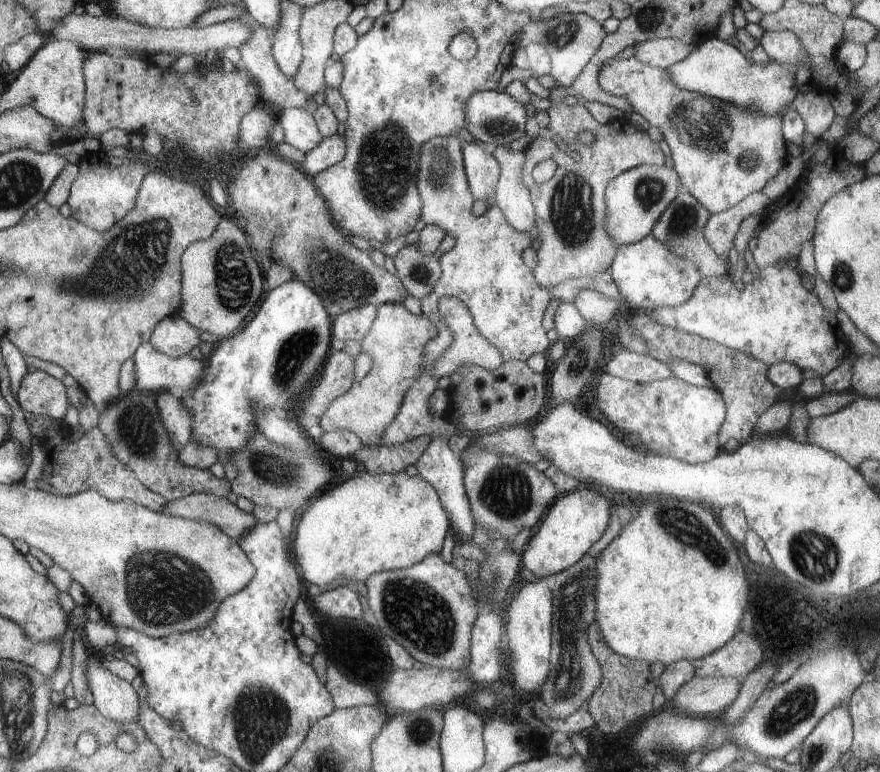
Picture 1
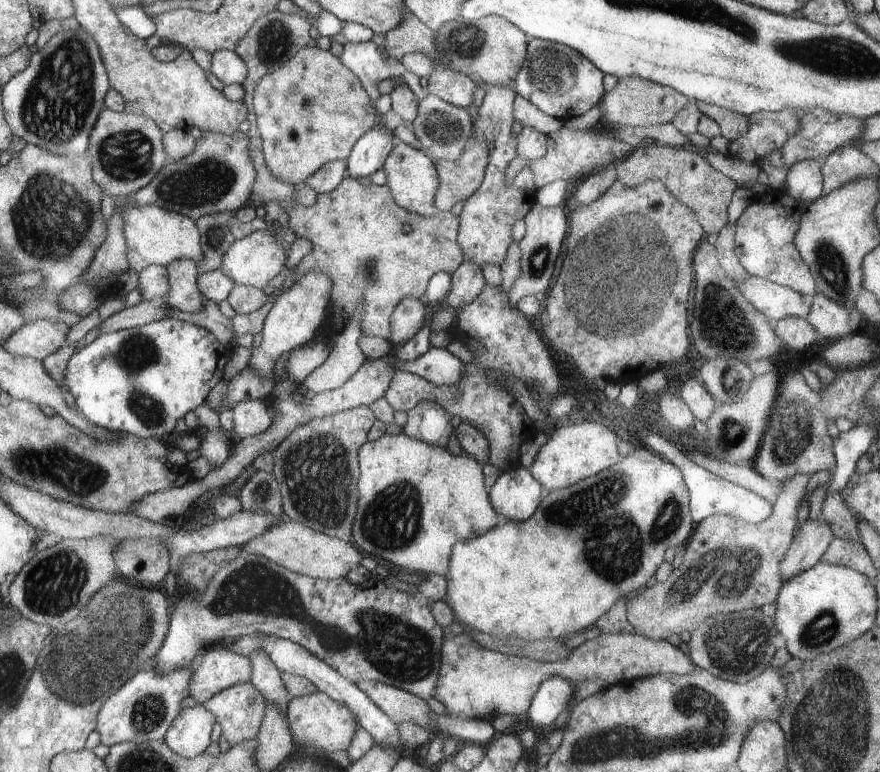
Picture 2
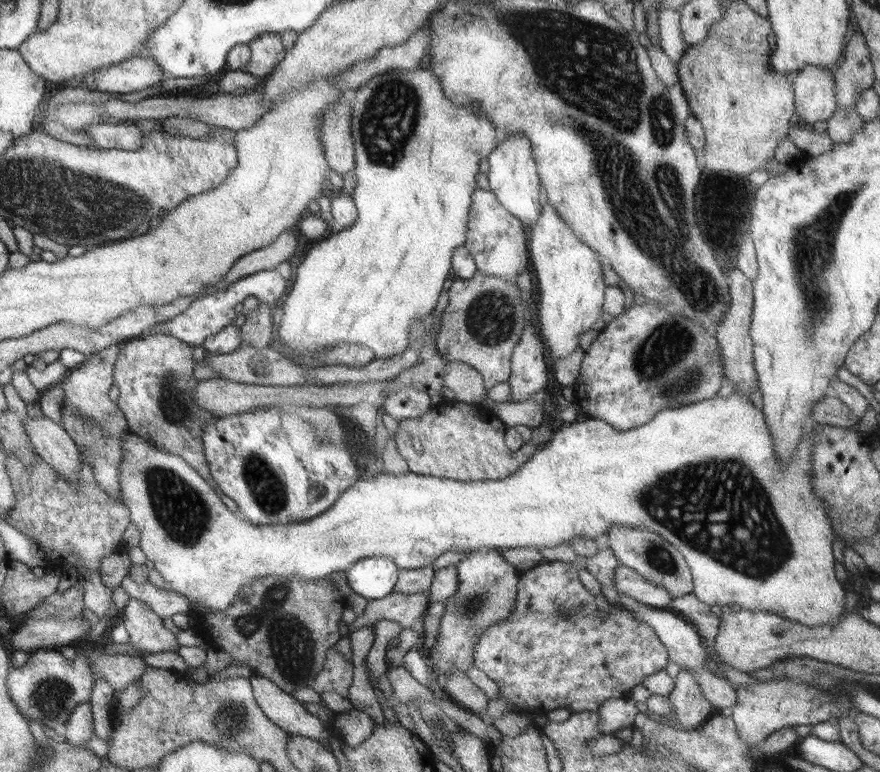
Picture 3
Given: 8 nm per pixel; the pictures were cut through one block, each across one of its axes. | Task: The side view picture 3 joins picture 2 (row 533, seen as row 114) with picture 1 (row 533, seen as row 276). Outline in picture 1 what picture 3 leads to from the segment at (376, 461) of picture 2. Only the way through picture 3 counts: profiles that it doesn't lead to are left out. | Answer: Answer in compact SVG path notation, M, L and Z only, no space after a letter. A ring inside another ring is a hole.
M363 472L317 494L303 510L293 540L299 574L305 582L325 590L339 576L347 584L363 588L375 574L415 566L427 554L441 552L451 522L445 512L437 490L419 476Z

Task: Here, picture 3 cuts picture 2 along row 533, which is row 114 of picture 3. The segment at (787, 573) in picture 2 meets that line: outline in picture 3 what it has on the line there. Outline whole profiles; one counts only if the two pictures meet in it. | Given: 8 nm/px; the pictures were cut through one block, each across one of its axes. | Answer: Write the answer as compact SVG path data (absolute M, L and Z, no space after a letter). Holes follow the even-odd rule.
M807 64L791 76L795 114L811 128L817 120L829 120L837 110L835 78L831 70Z

